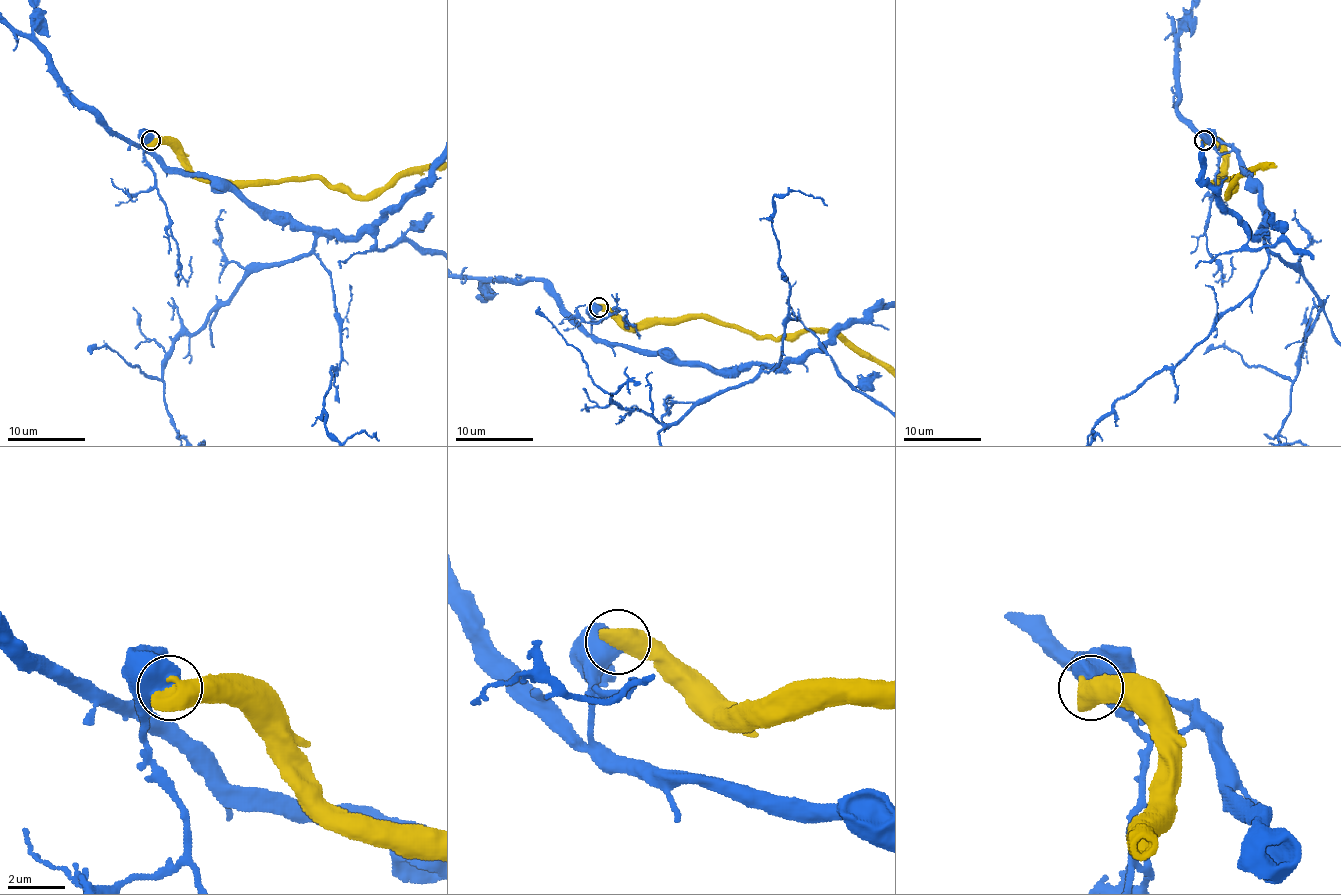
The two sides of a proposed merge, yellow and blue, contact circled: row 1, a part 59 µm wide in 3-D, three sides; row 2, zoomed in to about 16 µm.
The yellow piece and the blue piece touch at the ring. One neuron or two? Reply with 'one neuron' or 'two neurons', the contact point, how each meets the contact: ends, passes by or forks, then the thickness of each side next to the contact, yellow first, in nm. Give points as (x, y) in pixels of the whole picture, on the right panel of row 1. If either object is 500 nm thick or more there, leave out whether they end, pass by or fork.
two neurons; at (1204, 140); 750 nm thick on the yellow side, 700 nm on the other

